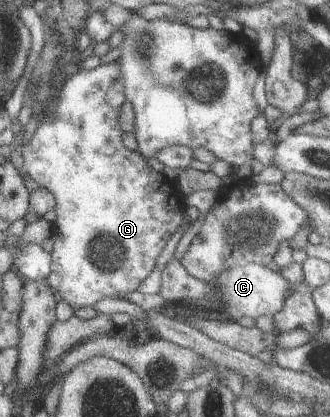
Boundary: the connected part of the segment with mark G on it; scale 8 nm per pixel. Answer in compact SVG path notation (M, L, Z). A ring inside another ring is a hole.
M114 61L104 64L98 64L96 67L86 71L76 72L71 75L60 93L58 93L58 99L54 103L54 113L50 119L44 119L40 125L34 131L32 139L22 145L20 151L20 157L22 157L22 163L20 163L20 171L24 171L26 177L30 177L30 180L34 182L38 188L44 187L46 191L52 193L55 199L54 222L49 225L50 237L53 241L53 248L51 250L51 265L50 271L46 276L46 287L52 291L52 293L59 293L61 299L64 299L73 310L82 310L83 308L92 308L94 303L98 303L100 299L106 299L106 297L118 297L118 299L124 299L126 293L137 289L138 285L150 275L152 269L155 267L156 257L160 255L160 251L166 245L166 241L174 234L174 231L182 224L182 207L181 195L173 188L173 184L170 179L165 177L162 173L157 173L140 157L137 151L129 150L124 147L122 139L120 139L121 126L120 126L120 106L124 102L125 97L123 93L122 81L118 77L118 65Z

